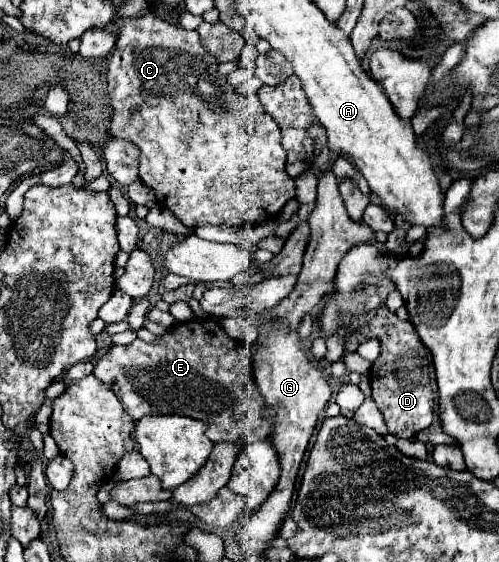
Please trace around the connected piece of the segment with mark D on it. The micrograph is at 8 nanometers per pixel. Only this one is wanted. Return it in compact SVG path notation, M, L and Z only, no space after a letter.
M386 306L378 308L374 318L352 332L352 338L348 342L350 350L354 350L362 340L366 338L378 338L382 344L380 356L384 358L380 374L380 356L370 368L370 386L372 386L372 398L378 404L384 422L388 426L388 432L398 438L412 438L414 434L428 430L428 426L434 420L434 396L430 388L430 354L426 346L420 342L412 322L402 322L394 312L390 312Z

